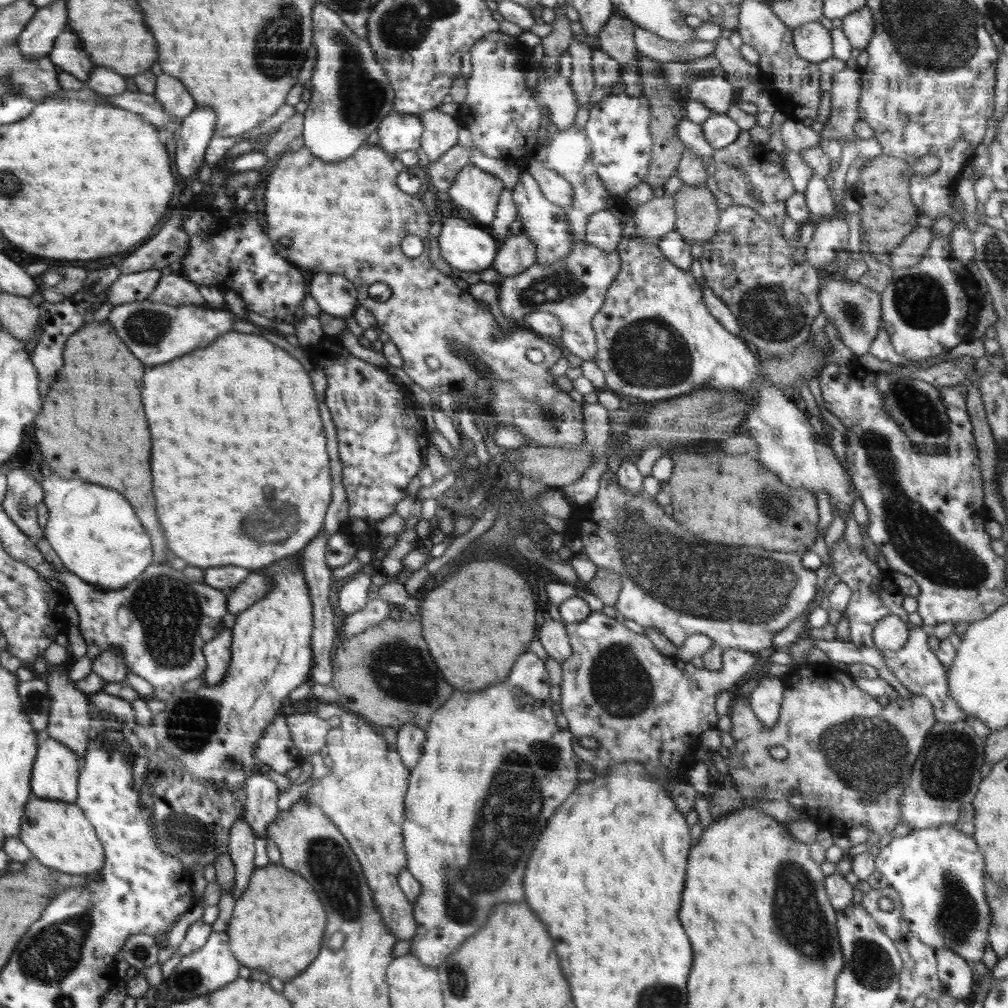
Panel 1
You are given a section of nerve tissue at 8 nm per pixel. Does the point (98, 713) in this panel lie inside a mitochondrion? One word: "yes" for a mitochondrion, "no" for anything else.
no

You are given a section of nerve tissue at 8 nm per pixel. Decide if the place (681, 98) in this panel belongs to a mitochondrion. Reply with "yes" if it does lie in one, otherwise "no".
no

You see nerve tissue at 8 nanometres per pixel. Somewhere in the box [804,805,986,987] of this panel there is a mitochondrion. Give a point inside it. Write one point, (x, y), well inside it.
(956, 919)

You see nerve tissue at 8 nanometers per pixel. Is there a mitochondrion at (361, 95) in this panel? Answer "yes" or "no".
yes

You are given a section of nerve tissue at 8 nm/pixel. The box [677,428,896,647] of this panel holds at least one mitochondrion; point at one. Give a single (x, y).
(779, 508)

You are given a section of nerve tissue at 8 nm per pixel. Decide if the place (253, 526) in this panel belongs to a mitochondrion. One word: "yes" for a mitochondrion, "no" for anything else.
yes

